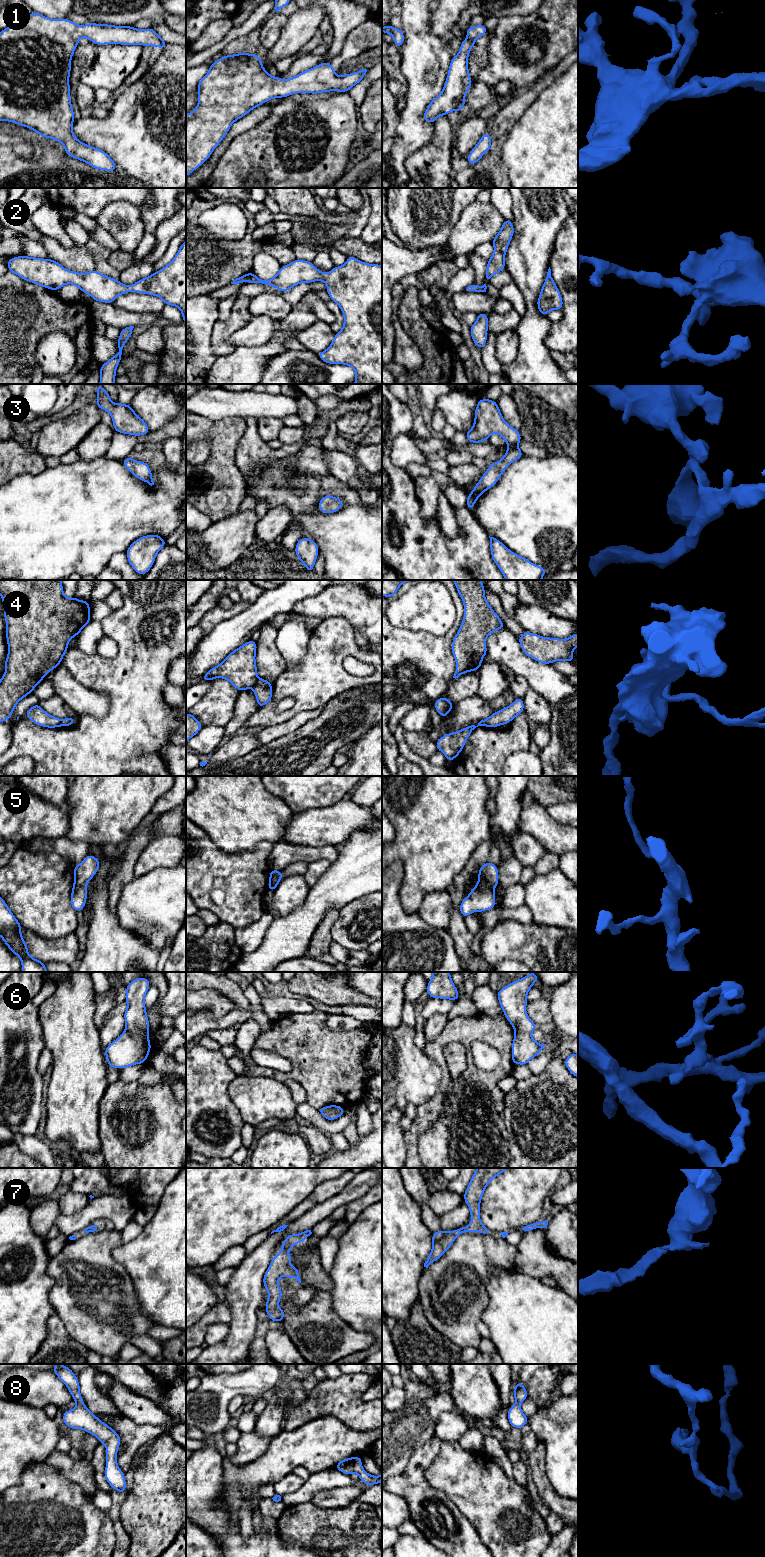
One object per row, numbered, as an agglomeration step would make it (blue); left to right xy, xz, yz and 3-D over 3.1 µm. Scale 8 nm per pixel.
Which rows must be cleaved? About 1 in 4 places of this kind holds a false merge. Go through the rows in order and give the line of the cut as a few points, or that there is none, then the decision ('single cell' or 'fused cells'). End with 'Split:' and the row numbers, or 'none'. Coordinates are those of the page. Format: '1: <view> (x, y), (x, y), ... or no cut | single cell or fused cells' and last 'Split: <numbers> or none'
1: no cut | single cell
2: no cut | single cell
3: no cut | single cell
4: xz (259, 679), (252, 687) | fused cells
5: yz (477, 882), (493, 889) | fused cells
6: no cut | single cell
7: no cut | single cell
8: no cut | single cell
Split: 4, 5

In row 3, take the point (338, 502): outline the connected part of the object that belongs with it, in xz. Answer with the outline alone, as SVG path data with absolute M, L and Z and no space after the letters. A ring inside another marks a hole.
M328 494L325 497L321 497L319 501L319 511L324 514L330 514L337 512L343 506L342 498L335 498Z

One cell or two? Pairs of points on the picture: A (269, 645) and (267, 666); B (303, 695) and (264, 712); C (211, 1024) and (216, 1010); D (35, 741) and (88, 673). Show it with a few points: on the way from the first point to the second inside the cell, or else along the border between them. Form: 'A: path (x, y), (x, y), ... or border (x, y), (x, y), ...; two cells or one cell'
A: path (267, 650), (267, 661); one cell
B: path (293, 692), (283, 692), (274, 702); one cell
C: border (234, 1009), (219, 1018), (205, 1012), (196, 1014); two cells
D: path (67, 741), (87, 741), (116, 712), (116, 698); one cell

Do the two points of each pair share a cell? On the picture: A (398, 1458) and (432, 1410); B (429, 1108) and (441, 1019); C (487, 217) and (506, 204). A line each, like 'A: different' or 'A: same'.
A: same
B: different
C: different

